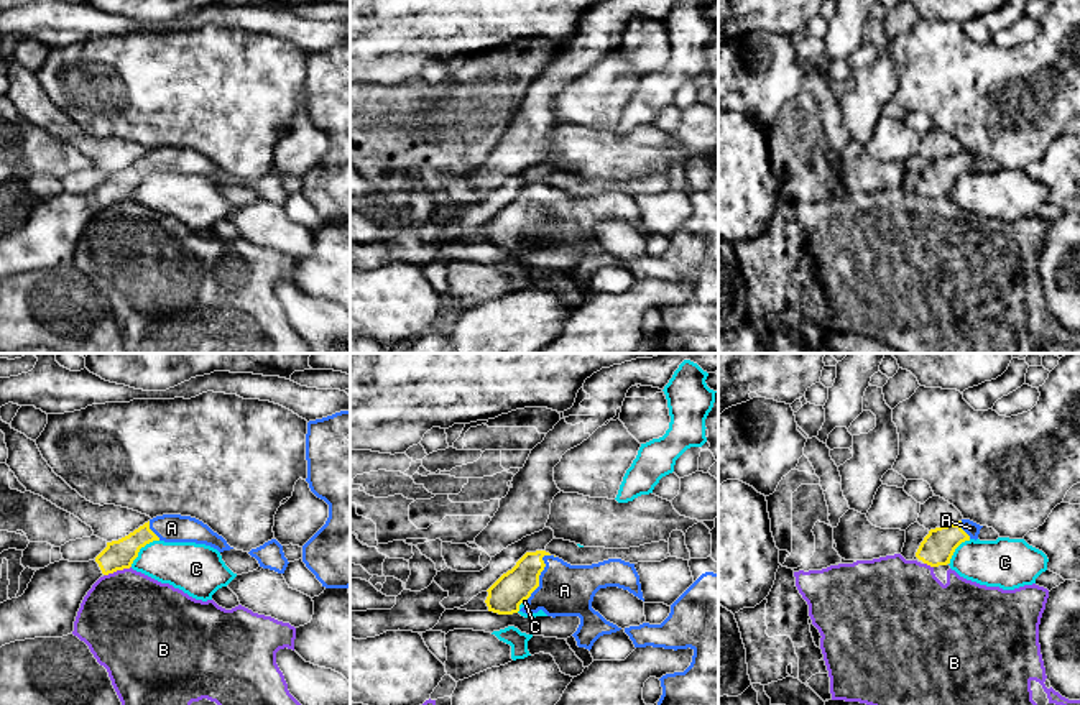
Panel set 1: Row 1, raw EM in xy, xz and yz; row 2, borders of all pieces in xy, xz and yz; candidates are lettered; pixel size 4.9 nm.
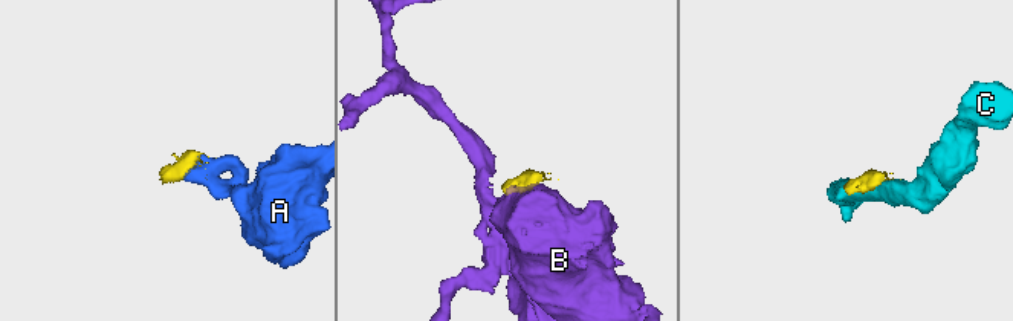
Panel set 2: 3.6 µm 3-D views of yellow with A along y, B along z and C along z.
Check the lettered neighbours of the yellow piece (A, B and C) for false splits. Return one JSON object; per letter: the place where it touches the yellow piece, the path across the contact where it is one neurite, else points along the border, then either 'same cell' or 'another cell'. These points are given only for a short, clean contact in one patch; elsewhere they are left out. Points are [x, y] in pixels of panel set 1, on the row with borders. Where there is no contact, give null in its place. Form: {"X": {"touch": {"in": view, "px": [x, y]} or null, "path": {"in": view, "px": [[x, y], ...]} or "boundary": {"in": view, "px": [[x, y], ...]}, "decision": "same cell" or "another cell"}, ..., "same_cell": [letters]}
{"A": {"touch": {"in": "xz", "px": [540, 574]}, "path": {"in": "xz", "px": [[512, 589], [540, 574], [549, 584], [564, 590]]}, "decision": "same cell"}, "B": {"touch": {"in": "xy", "px": [117, 569]}, "boundary": {"in": "xy", "px": [[130, 566], [104, 575]]}, "decision": "another cell"}, "C": {"touch": {"in": "xy", "px": [140, 548]}, "decision": "another cell"}, "same_cell": ["A"]}

